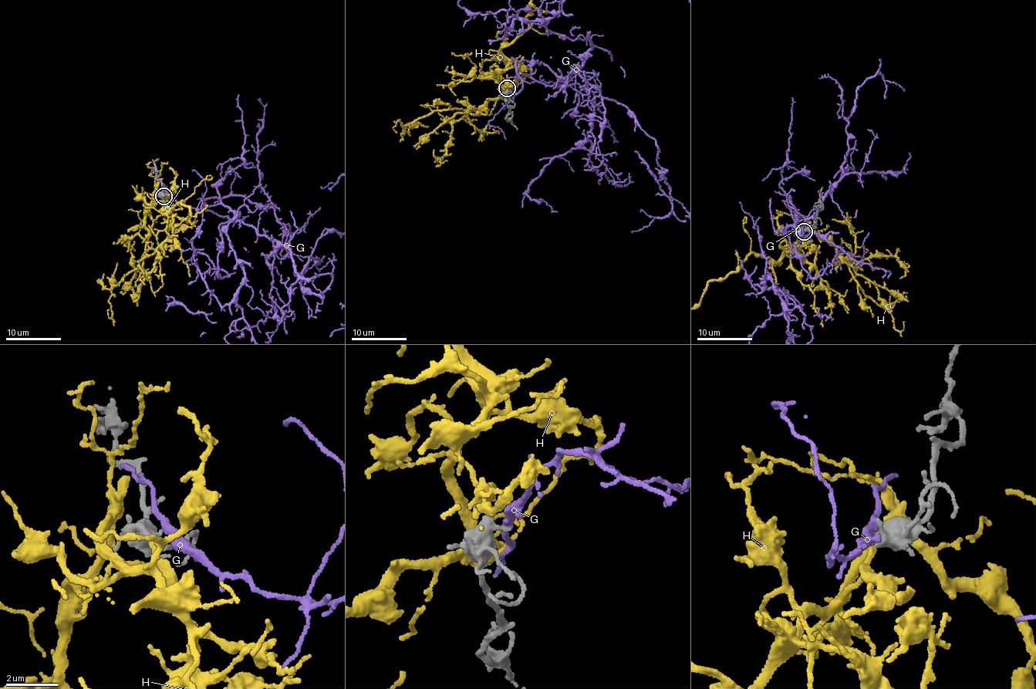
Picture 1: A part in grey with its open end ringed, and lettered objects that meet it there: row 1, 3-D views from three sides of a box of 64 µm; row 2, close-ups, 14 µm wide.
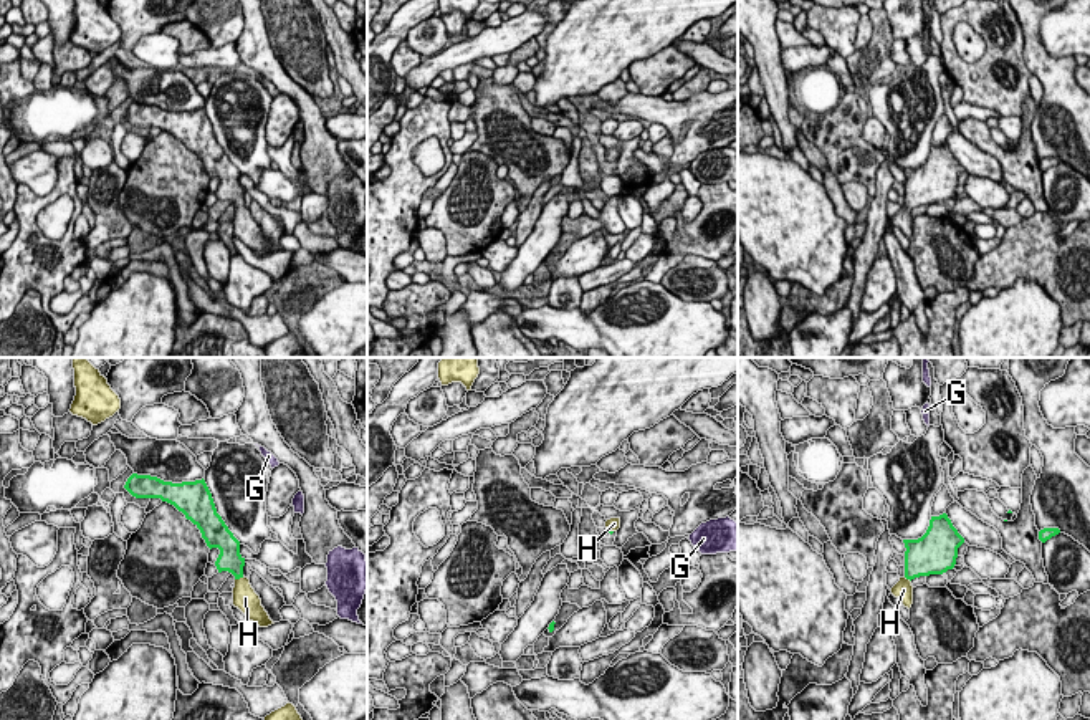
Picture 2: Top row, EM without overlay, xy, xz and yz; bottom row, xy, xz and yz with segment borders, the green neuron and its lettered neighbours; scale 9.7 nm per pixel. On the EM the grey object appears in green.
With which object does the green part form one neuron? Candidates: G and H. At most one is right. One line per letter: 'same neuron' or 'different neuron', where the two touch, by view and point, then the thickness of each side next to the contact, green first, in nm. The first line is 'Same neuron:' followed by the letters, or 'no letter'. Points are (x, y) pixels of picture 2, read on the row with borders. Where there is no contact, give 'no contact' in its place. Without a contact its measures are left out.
Same neuron: H
G: different neuron; no contact
H: same neuron; contact xy (239, 578); calibres 240 and 240 nm

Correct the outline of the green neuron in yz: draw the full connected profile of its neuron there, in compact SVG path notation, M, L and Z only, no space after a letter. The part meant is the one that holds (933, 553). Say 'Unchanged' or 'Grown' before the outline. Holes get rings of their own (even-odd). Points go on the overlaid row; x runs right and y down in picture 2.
Grown. M946 513L931 516L926 533L918 540L903 540L905 543L905 576L890 589L905 607L913 604L911 581L920 576L943 574L953 569L958 558L958 548L964 538L953 526Z

